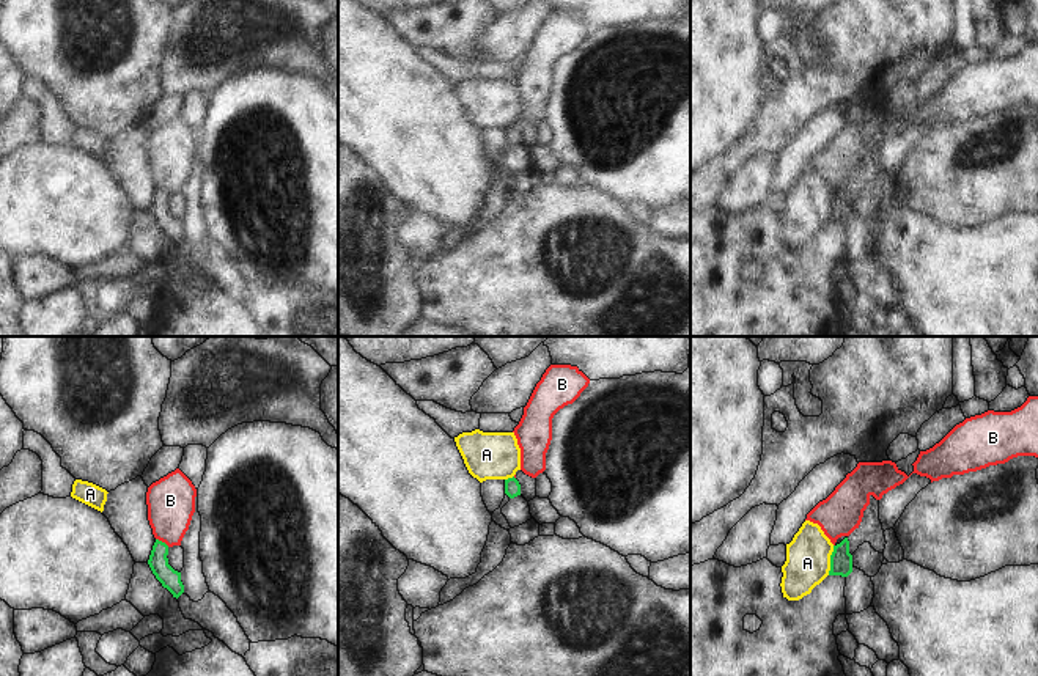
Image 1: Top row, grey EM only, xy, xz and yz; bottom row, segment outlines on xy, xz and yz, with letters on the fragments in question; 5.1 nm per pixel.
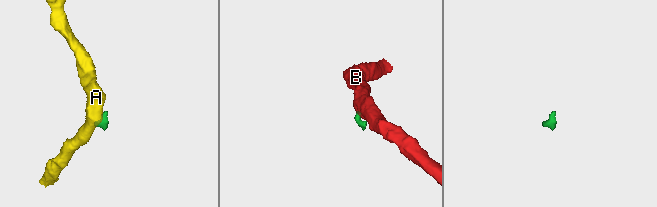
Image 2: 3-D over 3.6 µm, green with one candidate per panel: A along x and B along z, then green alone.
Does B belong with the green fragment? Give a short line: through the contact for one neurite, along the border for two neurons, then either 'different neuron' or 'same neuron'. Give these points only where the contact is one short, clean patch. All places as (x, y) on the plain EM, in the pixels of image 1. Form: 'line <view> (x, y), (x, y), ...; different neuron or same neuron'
line xy (156, 186), (169, 194); different neuron

